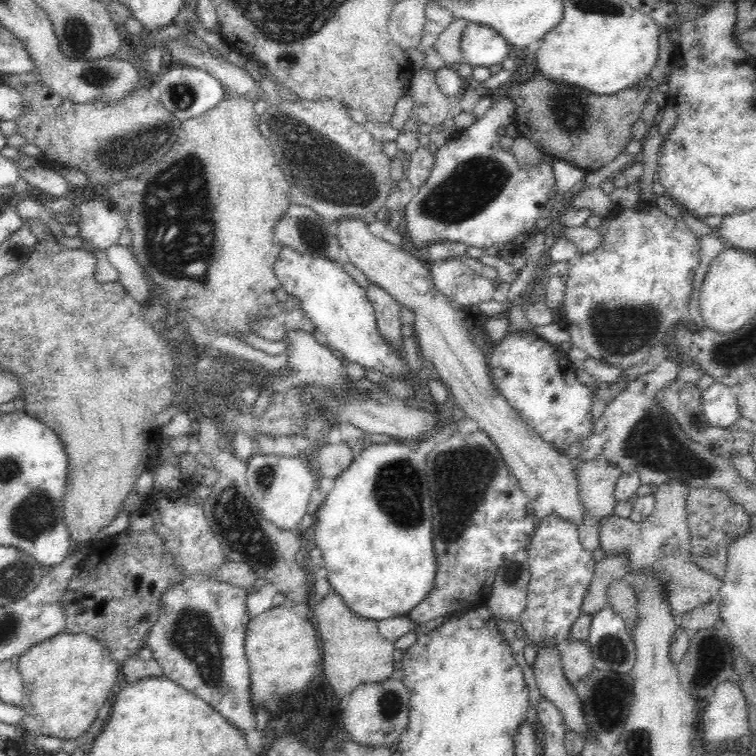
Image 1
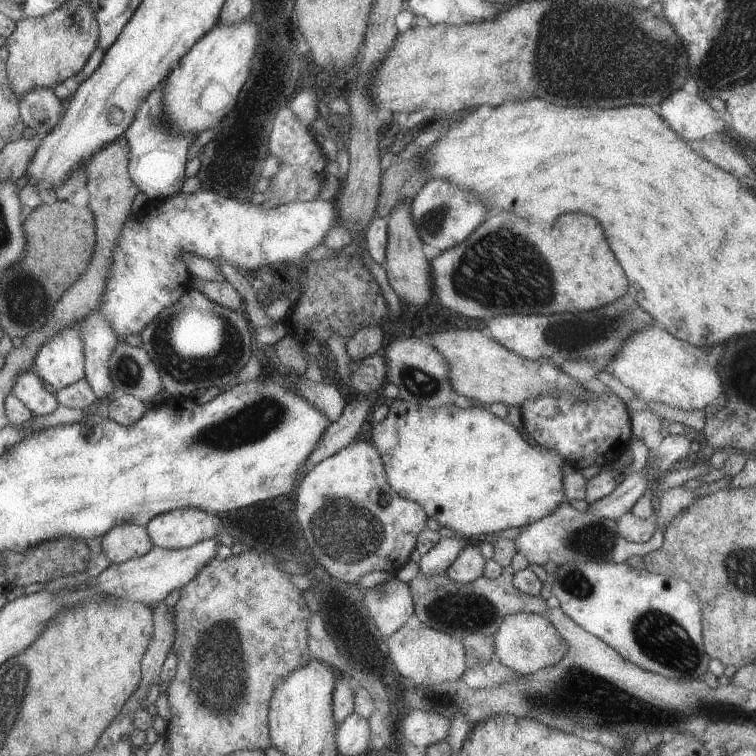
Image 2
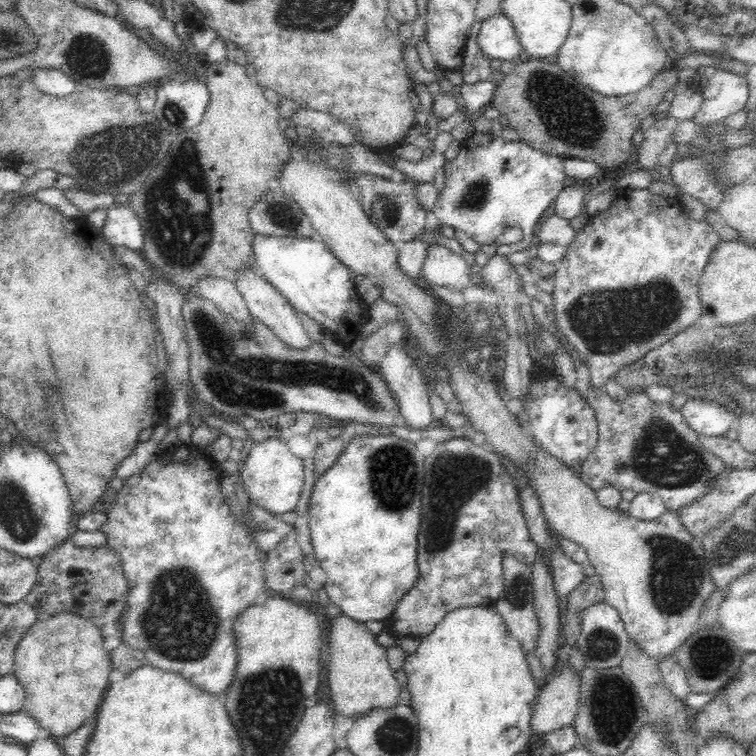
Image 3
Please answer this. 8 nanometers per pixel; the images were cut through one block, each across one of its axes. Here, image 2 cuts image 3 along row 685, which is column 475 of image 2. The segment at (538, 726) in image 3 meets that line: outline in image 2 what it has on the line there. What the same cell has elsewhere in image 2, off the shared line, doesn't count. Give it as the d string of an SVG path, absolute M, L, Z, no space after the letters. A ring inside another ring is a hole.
M466 541L465 548L461 550L451 566L447 568L445 575L449 576L449 580L459 582L459 584L473 582L476 578L482 576L481 572L483 572L485 561L479 547L470 541Z

